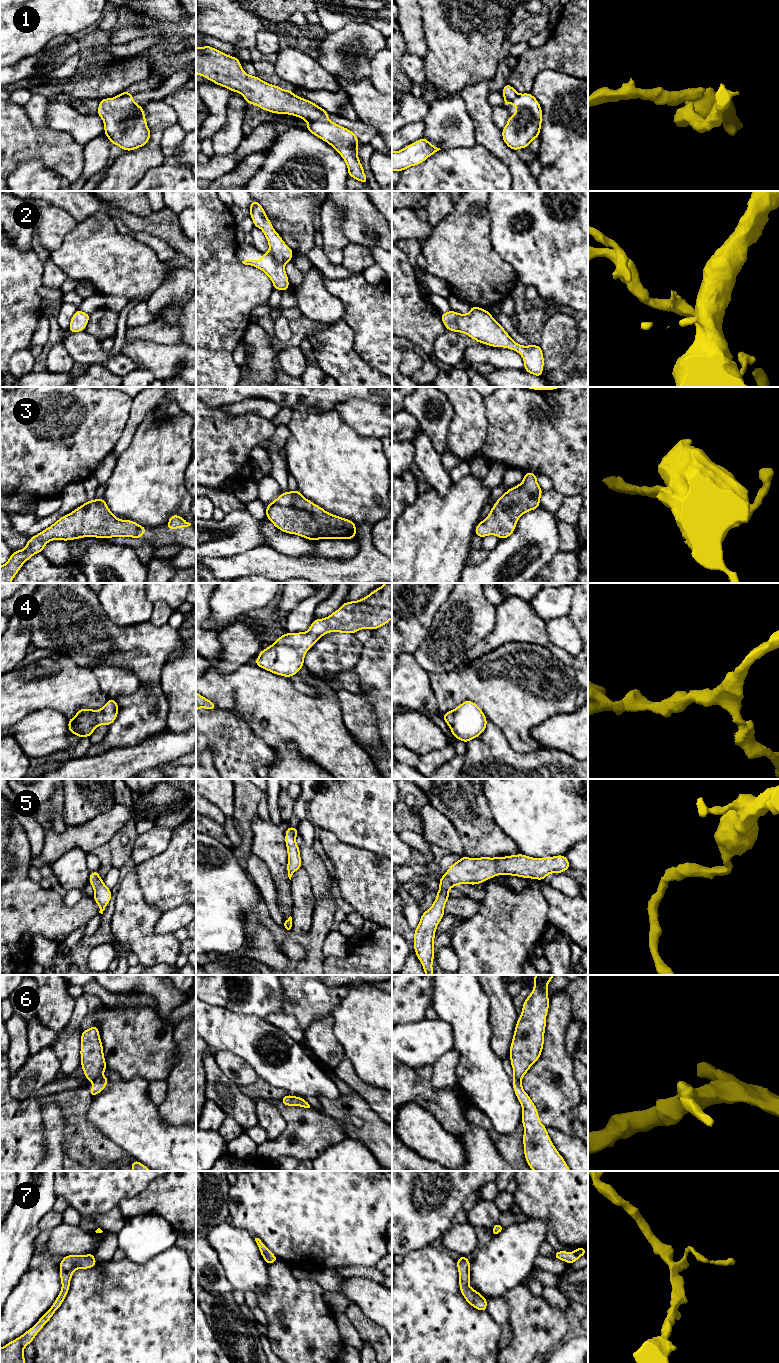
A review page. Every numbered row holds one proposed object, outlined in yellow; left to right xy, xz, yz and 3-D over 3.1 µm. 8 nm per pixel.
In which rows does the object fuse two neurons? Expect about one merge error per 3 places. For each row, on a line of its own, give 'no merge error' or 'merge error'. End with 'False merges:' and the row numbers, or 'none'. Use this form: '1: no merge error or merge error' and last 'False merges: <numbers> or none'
1: no merge error
2: no merge error
3: no merge error
4: no merge error
5: no merge error
6: no merge error
7: no merge error
False merges: none

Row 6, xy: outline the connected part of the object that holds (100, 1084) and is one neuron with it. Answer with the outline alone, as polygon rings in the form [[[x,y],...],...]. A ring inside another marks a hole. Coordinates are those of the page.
[[[93,1025],[81,1032],[81,1067],[90,1083],[95,1086],[89,1089],[90,1097],[101,1093],[109,1079],[103,1075],[108,1069],[104,1058],[103,1044],[100,1039],[99,1028]]]

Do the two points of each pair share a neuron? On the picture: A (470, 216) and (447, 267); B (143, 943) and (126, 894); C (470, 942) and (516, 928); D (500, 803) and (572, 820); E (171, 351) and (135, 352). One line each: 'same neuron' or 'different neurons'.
A: same neuron
B: same neuron
C: same neuron
D: same neuron
E: same neuron

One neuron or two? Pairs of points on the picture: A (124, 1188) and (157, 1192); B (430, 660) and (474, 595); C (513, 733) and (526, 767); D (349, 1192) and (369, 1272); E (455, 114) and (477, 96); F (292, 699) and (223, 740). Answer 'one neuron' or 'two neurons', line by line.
A: two neurons
B: one neuron
C: two neurons
D: two neurons
E: two neurons
F: two neurons

